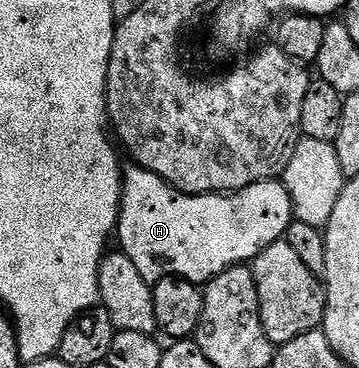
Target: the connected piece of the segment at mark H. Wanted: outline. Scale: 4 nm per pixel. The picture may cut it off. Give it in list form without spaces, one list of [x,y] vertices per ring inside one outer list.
[[[129,164],[124,167],[121,179],[121,210],[117,213],[115,238],[116,241],[117,238],[121,241],[120,249],[129,257],[131,264],[135,264],[135,268],[139,268],[139,276],[143,276],[143,280],[152,284],[158,282],[160,278],[166,278],[173,274],[176,278],[186,278],[192,282],[204,284],[210,282],[215,276],[219,276],[219,272],[223,272],[227,268],[252,263],[253,259],[259,256],[259,252],[263,252],[263,248],[284,239],[287,228],[294,220],[291,196],[287,192],[284,181],[256,182],[242,190],[234,190],[232,194],[185,194],[181,190],[176,190],[171,184],[167,184],[159,176],[155,176],[155,172],[147,172],[147,168]]]

